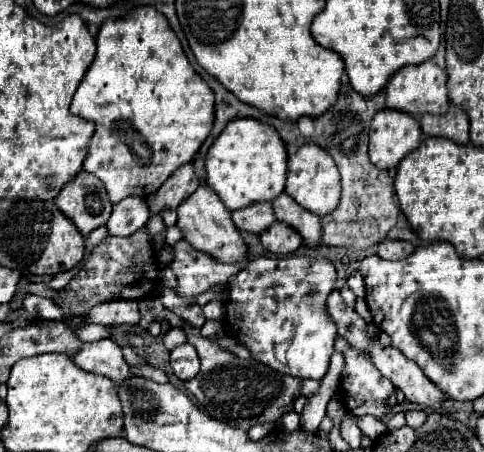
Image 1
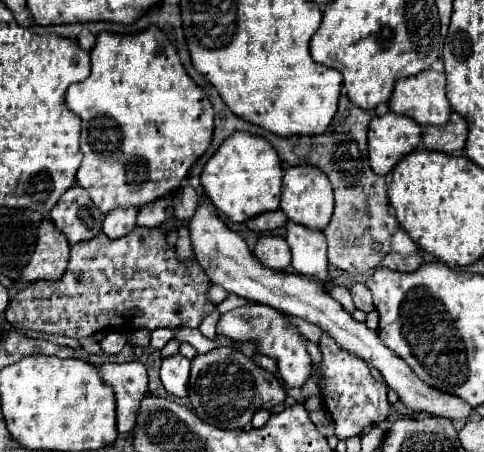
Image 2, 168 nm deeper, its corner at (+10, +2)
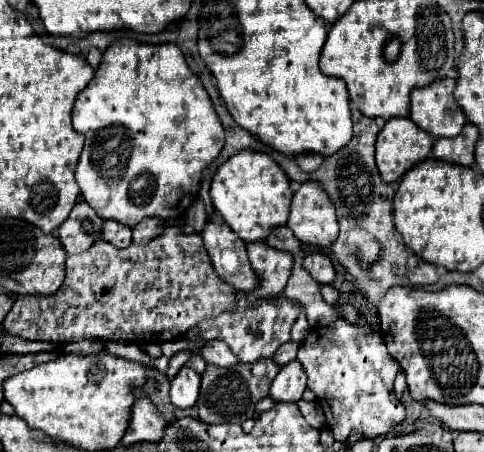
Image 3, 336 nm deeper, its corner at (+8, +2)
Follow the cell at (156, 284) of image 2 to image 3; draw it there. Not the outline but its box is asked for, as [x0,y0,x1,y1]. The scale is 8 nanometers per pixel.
[2,227,236,343]

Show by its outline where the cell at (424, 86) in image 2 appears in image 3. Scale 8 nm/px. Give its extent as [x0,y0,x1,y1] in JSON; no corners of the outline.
[408,77,466,137]

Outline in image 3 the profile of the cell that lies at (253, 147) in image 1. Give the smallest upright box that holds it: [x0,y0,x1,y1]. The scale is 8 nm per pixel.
[210,149,292,241]

